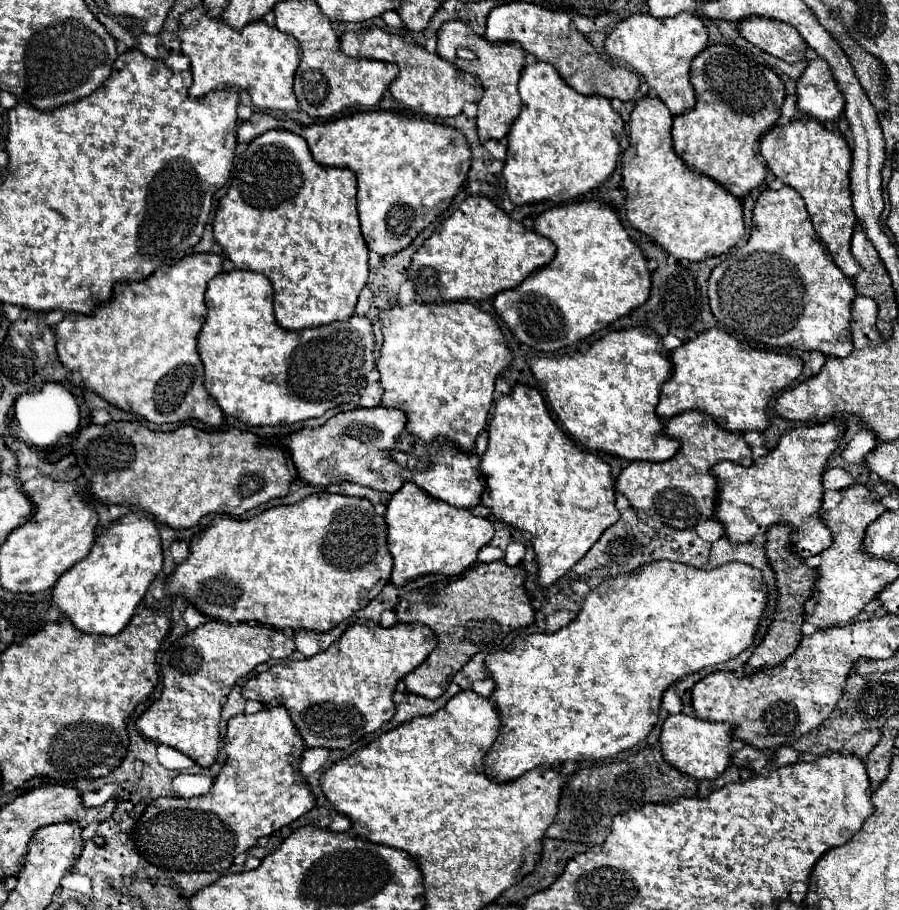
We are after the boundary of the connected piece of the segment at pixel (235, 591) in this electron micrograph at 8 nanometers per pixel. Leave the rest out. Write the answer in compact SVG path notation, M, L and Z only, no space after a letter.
M316 493L310 495L294 505L280 505L272 507L268 511L262 511L260 515L248 519L248 521L238 521L238 519L228 519L228 517L218 517L208 529L198 533L192 543L190 543L190 555L176 567L172 577L168 577L168 591L170 593L182 593L192 605L196 605L204 615L210 619L222 621L222 623L266 623L272 625L274 629L312 629L312 631L330 631L344 619L348 619L354 611L362 609L372 601L382 587L390 581L392 573L392 557L388 551L388 525L384 523L384 517L376 513L376 507L362 497L346 497L346 495L330 495L330 493Z

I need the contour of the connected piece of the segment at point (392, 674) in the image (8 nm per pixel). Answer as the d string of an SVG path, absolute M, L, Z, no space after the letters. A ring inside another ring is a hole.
M368 621L366 625L352 625L344 631L344 635L330 645L328 651L322 651L314 657L302 661L276 663L268 671L252 677L242 687L242 695L246 699L260 701L264 705L284 705L296 727L300 729L306 747L328 747L328 749L346 749L362 737L378 731L384 723L388 723L396 705L392 695L400 679L412 673L436 647L436 635L428 625L422 623L396 623L394 627L382 627L380 623Z

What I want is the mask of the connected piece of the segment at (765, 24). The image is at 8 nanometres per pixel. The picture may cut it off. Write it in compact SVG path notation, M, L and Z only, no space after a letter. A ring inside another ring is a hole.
M750 17L748 21L740 23L740 33L752 45L760 47L762 51L782 61L796 63L806 59L808 45L792 25L778 23L772 19L762 19L762 17L754 17L754 19Z

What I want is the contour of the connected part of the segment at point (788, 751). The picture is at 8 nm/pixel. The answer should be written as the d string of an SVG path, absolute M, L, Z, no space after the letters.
M780 747L780 749L776 751L776 761L774 761L774 763L786 765L786 763L798 761L798 757L800 757L800 753L798 753L796 749L792 749L792 747Z

